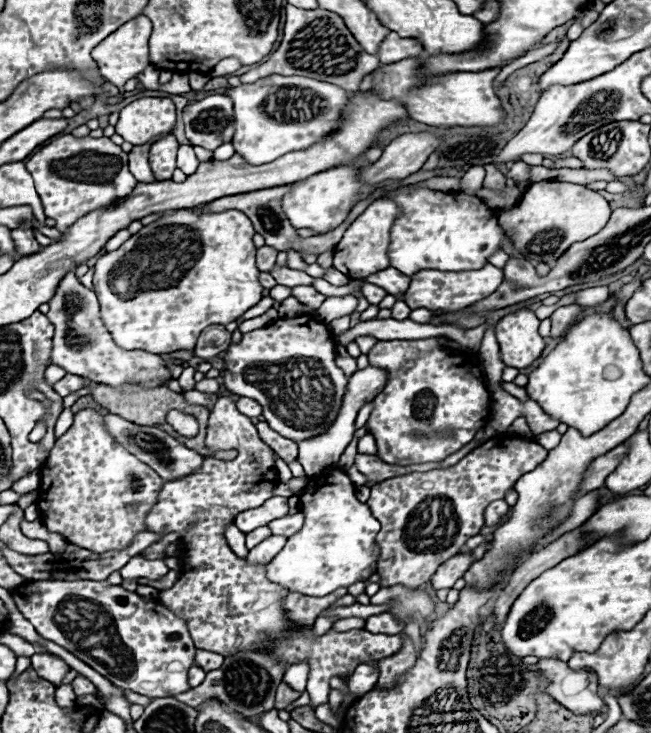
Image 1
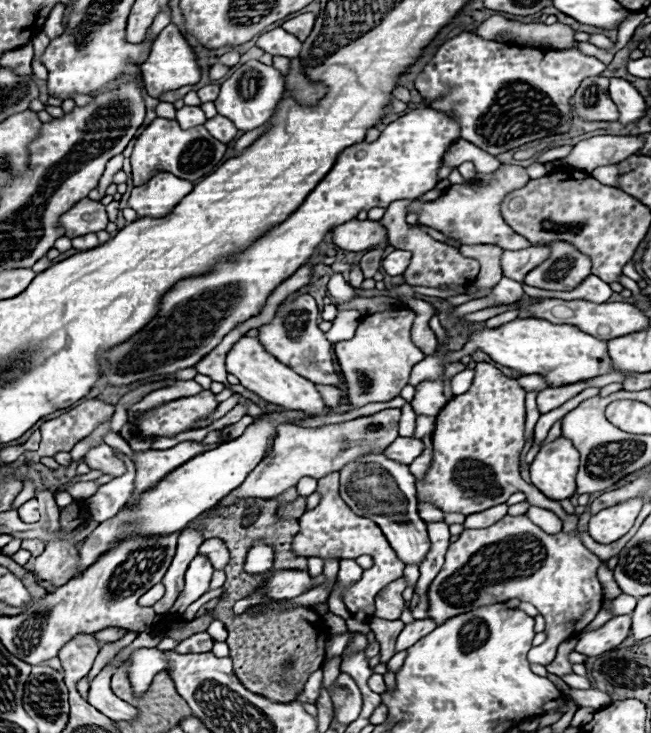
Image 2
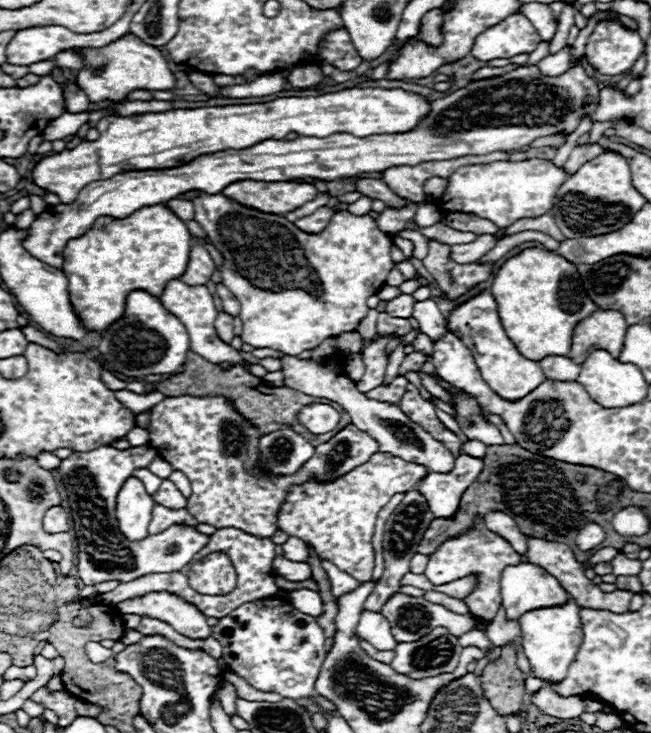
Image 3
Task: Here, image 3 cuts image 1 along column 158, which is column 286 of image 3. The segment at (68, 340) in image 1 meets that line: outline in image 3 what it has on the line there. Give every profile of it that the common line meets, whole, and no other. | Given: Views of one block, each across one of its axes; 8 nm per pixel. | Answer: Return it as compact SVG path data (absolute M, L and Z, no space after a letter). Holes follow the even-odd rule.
M284 356L282 358L282 374L284 374L284 386L306 392L308 396L318 396L318 398L328 398L336 404L340 404L352 422L358 428L364 428L366 432L372 432L380 444L380 452L390 452L392 456L400 456L404 460L412 460L416 464L426 466L430 472L450 472L454 468L454 456L452 452L434 440L424 428L420 428L416 422L412 422L396 404L388 402L376 402L368 400L358 388L356 382L352 382L336 356L322 360L322 362L312 362L312 360L300 360L296 356Z

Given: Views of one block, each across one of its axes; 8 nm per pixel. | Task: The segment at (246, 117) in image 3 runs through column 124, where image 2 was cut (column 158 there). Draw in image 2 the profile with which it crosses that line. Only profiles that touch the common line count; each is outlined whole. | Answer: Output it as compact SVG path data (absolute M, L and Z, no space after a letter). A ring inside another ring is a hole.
M156 118L138 138L134 152L130 156L132 162L132 180L134 186L142 186L156 172L170 172L184 180L198 180L218 168L222 156L226 152L226 144L212 138L204 126L196 126L190 130L182 130L176 120Z

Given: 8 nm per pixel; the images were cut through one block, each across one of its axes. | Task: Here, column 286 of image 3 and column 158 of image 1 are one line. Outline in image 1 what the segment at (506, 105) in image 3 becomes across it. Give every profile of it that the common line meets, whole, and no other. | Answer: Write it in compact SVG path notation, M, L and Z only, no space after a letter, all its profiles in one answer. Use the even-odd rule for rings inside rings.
M170 134L150 146L150 166L156 176L156 180L172 178L172 172L176 170L176 152L178 152L178 140Z

